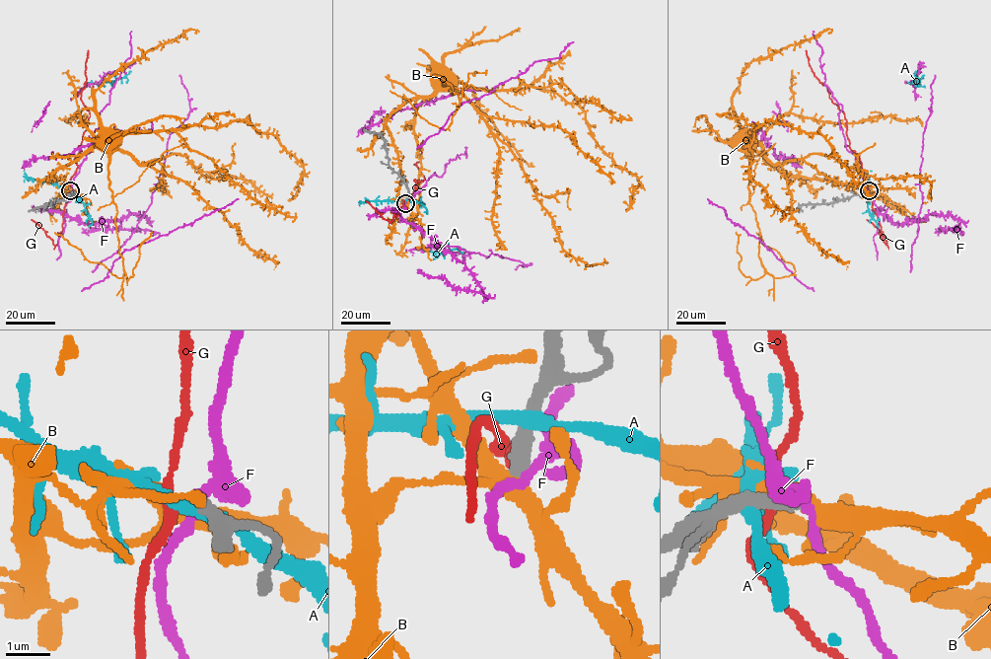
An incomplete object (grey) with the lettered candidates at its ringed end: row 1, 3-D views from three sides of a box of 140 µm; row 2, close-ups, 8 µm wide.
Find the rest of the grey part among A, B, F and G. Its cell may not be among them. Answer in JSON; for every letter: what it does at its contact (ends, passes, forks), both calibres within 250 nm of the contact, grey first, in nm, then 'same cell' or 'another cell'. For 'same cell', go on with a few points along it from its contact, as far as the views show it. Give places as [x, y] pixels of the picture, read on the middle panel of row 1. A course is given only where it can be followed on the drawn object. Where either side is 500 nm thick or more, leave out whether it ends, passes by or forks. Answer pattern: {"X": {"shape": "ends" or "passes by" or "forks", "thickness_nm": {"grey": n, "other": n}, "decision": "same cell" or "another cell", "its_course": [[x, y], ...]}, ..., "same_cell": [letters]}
{"A": {"shape": "passes by", "thickness_nm": {"grey": 340, "other": 280}, "decision": "another cell"}, "B": {"shape": "forks", "thickness_nm": {"grey": 380, "other": 360}, "decision": "another cell"}, "F": {"shape": "passes by", "thickness_nm": {"grey": 400, "other": 260}, "decision": "another cell"}, "G": {"shape": "passes by", "thickness_nm": {"grey": 480, "other": 240}, "decision": "another cell"}, "same_cell": []}

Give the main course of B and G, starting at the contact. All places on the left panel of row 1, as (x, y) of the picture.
B: (70, 190), (51, 176), (116, 133), (246, 120), (259, 132), (274, 134), (303, 168), (297, 194), (288, 200)
G: (70, 191), (70, 179), (77, 168), (75, 158), (79, 153), (90, 116), (80, 98), (85, 86), (88, 50)

